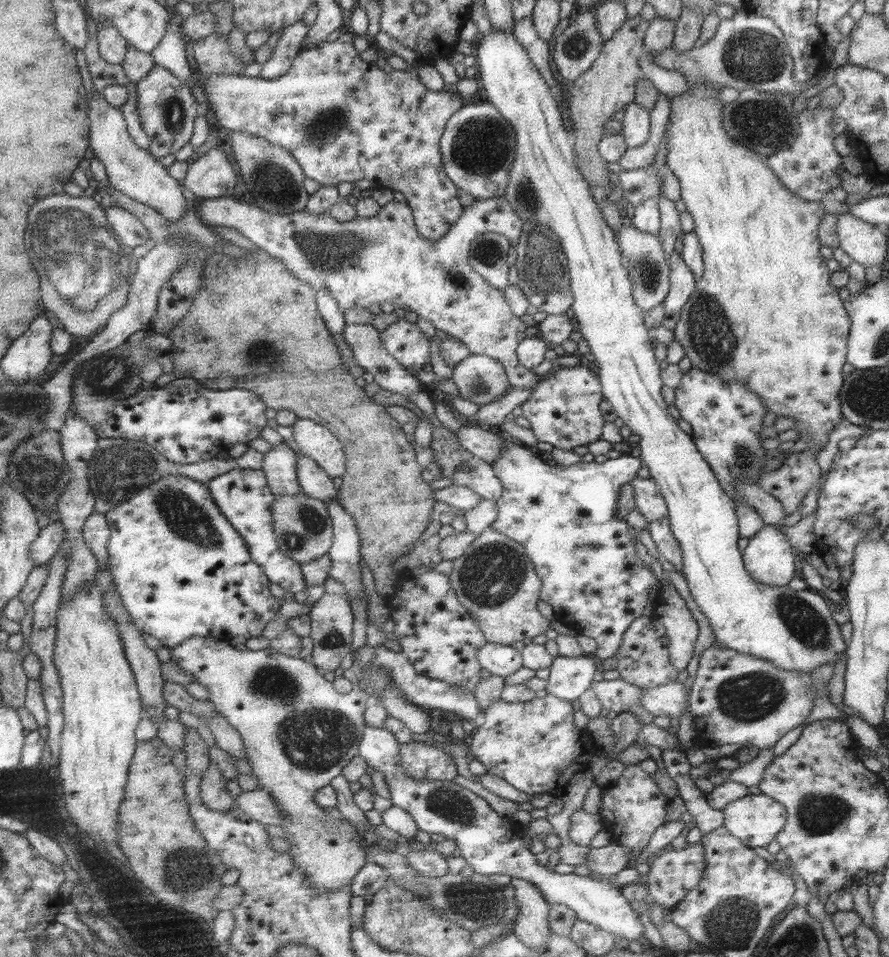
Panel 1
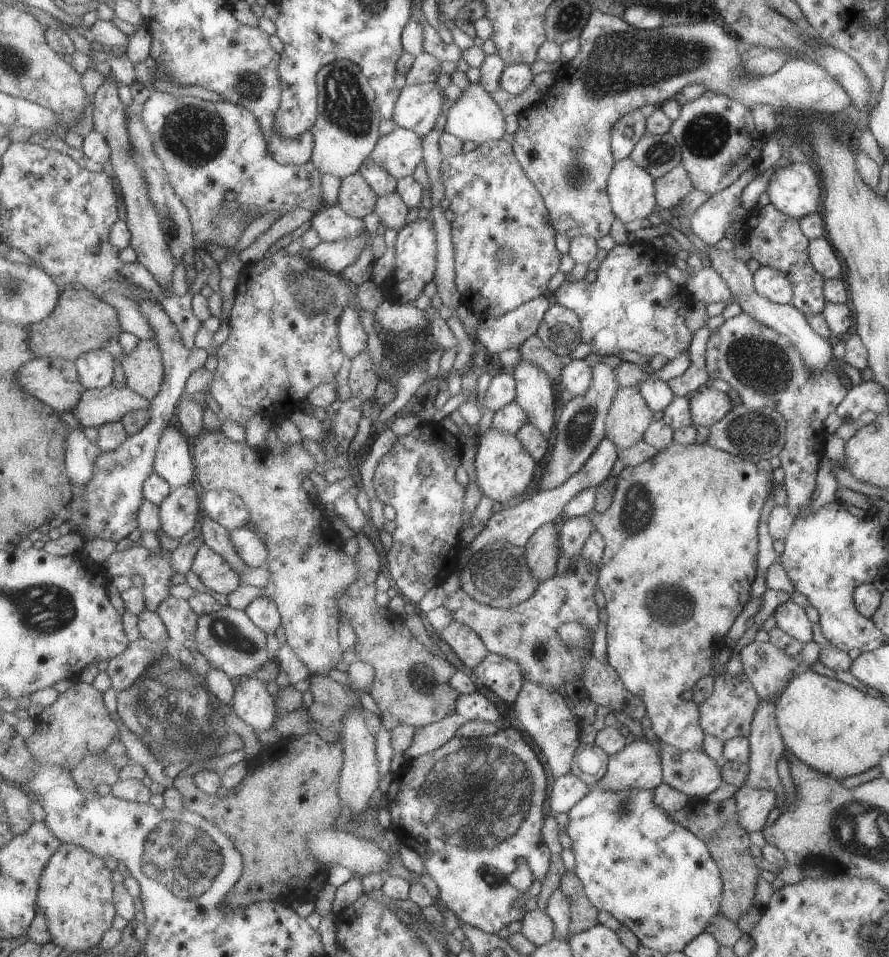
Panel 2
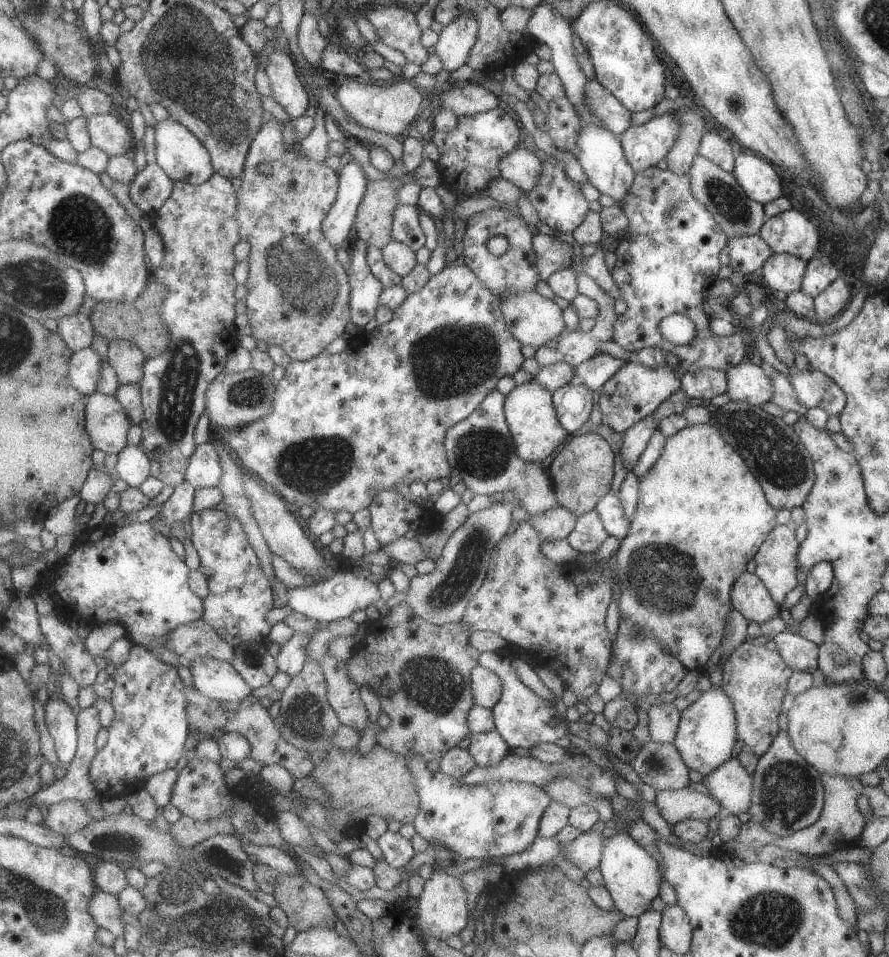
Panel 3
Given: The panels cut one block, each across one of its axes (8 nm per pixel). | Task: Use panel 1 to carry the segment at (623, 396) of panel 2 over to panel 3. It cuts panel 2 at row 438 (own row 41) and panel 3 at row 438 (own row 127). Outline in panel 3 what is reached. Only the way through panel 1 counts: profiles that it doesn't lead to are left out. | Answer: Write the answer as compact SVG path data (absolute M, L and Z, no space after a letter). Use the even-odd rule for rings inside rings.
M585 431L573 437L564 444L558 451L550 466L550 474L555 480L555 492L559 505L565 506L581 516L585 512L594 510L597 502L607 494L611 478L613 478L613 468L615 468L615 455L612 447L601 435Z

